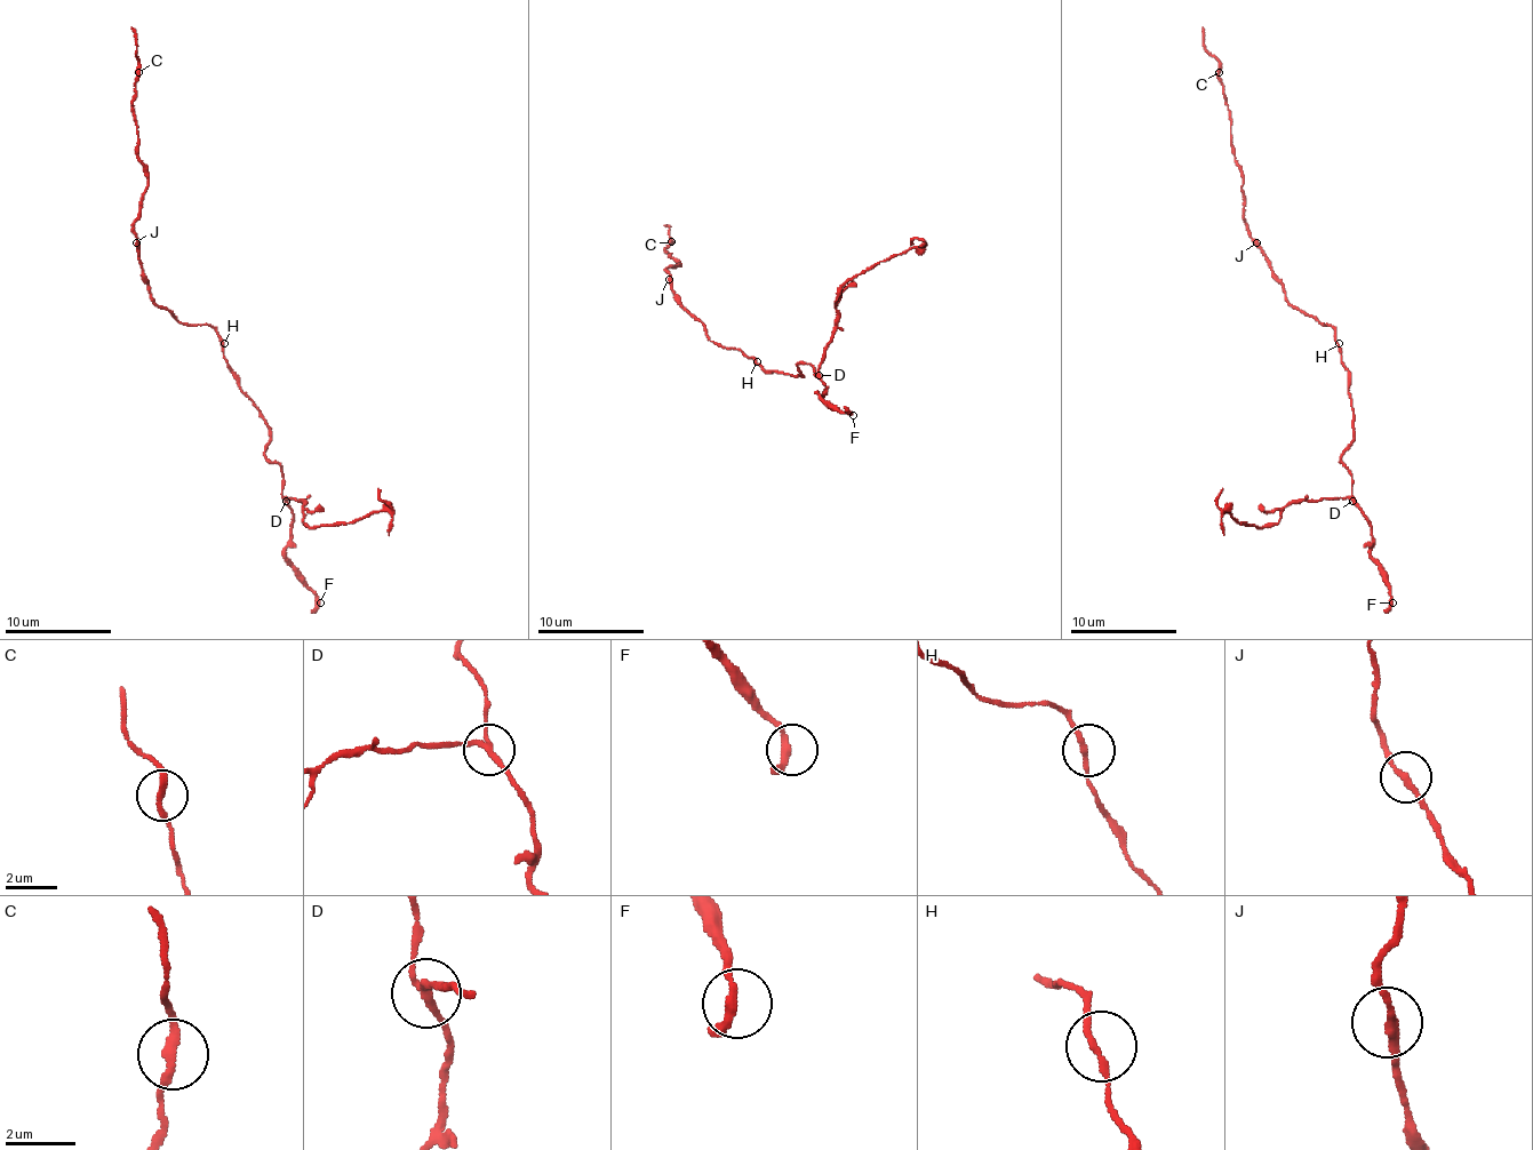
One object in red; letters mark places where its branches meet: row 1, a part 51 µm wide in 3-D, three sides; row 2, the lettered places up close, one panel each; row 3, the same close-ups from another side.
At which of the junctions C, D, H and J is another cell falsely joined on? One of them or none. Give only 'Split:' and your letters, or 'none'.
Split: D

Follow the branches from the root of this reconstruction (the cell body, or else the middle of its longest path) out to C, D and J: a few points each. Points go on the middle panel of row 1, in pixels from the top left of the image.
C: (753, 359), (735, 349), (717, 345), (705, 327), (677, 301), (665, 271), (679, 265), (665, 253), (671, 241)
D: (753, 359), (765, 369), (777, 369), (789, 375), (801, 375), (797, 367), (809, 365), (817, 375)
J: (753, 359), (735, 349), (717, 345), (709, 337), (705, 327), (677, 301), (669, 279)

